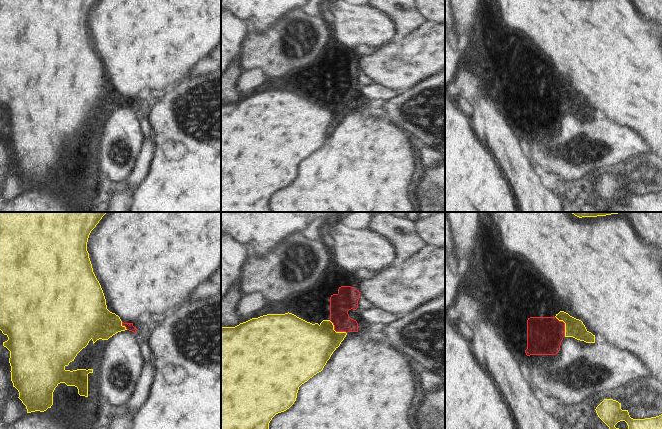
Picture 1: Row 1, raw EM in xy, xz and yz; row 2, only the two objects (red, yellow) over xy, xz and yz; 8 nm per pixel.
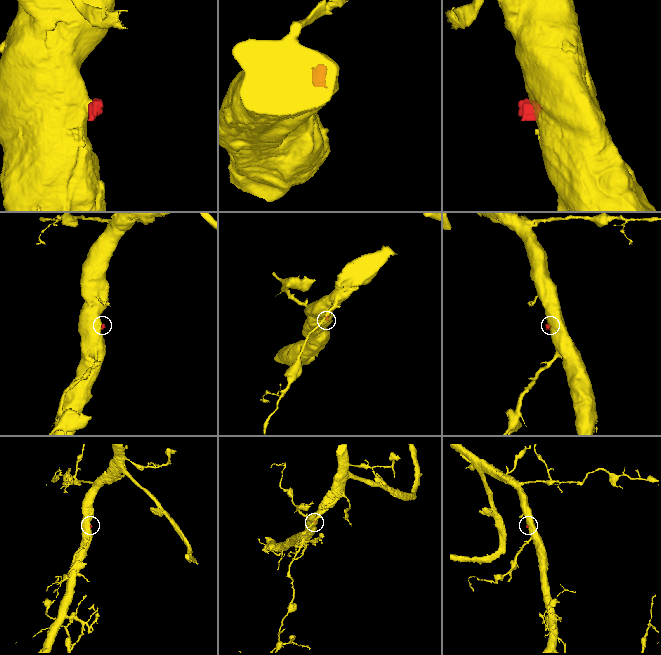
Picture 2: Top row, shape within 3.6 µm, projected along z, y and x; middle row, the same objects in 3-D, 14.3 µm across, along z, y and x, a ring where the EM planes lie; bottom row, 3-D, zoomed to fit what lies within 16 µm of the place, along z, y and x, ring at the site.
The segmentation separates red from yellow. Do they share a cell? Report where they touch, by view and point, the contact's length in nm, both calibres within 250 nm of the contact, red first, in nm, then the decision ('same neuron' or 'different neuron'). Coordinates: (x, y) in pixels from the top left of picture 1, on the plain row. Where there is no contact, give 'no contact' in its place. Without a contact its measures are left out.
contact yz (564, 101); length 190 nm; calibres 280 and 150 nm; different neuron

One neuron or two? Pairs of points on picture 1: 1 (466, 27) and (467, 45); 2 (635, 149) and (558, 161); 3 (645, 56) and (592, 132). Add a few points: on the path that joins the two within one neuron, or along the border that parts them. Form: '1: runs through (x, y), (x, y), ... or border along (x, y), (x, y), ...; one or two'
1: border along (455, 31), (458, 35), (473, 40), (478, 59); two
2: runs through (616, 149), (612, 149), (594, 163), (577, 163); one
3: border along (606, 118), (628, 128); two

